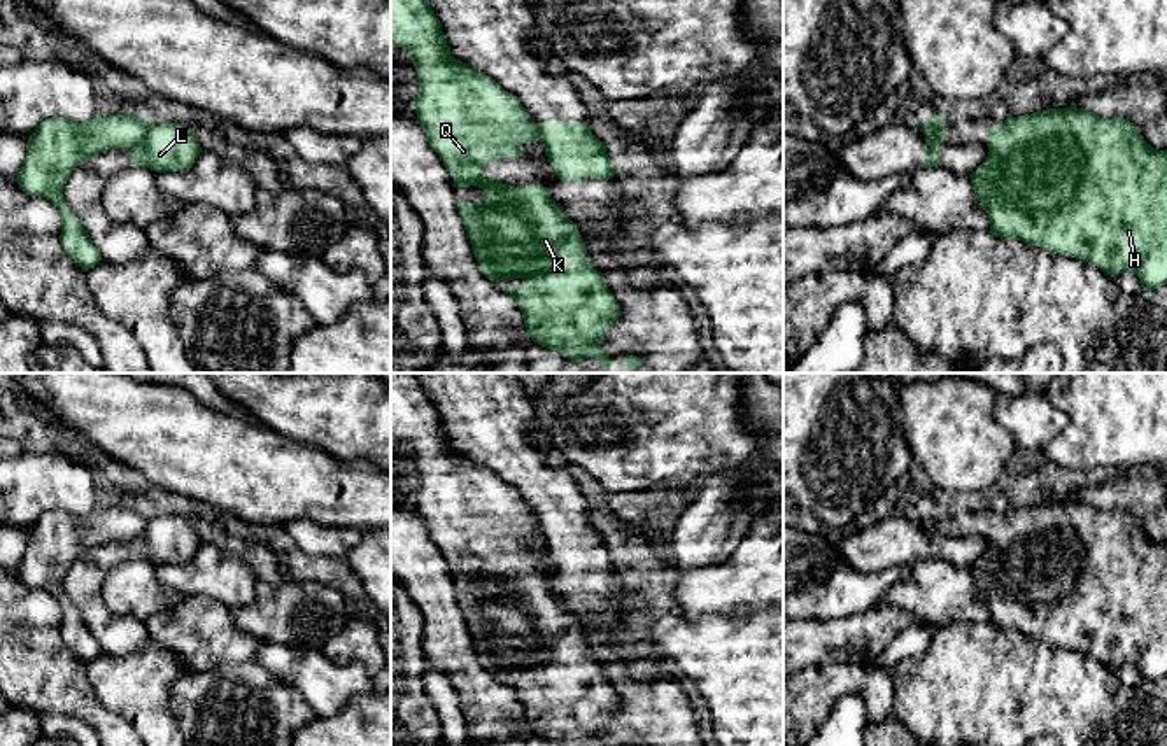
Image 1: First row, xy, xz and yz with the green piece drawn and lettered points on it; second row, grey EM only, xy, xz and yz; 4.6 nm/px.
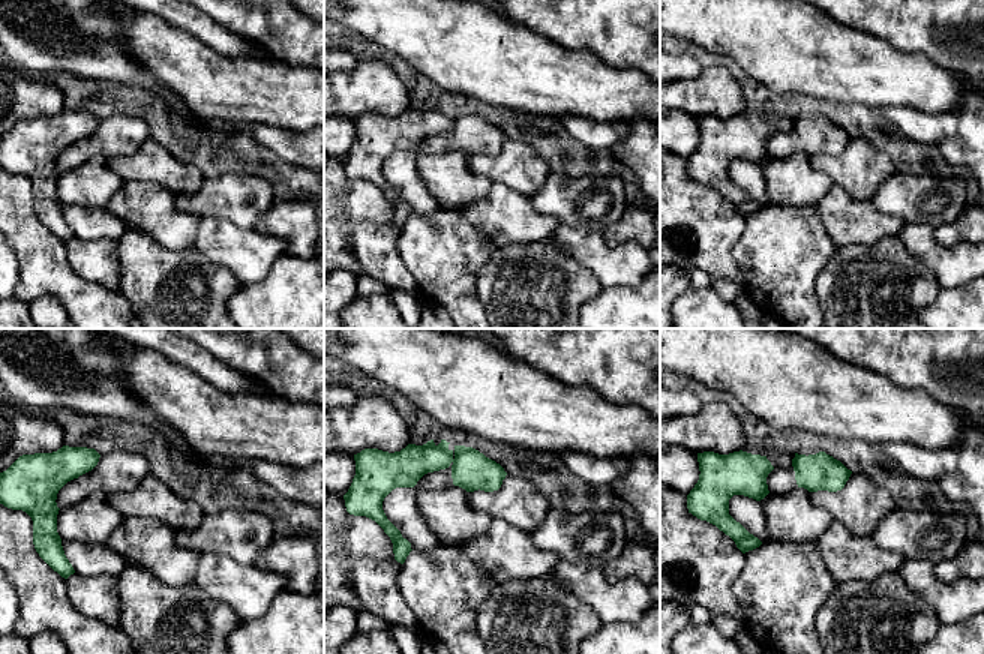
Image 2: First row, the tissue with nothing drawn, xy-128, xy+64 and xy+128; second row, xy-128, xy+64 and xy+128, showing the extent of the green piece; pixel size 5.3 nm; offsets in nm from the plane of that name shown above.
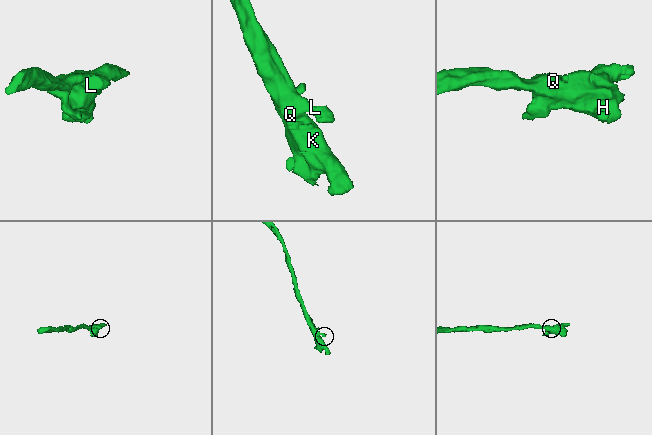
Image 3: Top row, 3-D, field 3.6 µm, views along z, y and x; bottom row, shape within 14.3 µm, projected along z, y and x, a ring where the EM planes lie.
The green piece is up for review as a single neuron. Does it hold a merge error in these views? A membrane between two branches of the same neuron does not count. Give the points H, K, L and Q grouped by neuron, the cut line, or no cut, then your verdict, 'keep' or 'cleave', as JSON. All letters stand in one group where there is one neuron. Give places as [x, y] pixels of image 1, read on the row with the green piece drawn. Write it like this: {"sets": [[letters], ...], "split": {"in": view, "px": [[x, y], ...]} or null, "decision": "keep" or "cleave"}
{"sets": [["H", "K", "Q"], ["L"]], "split": {"in": "xy", "px": [[146, 133], [128, 149]]}, "decision": "cleave"}

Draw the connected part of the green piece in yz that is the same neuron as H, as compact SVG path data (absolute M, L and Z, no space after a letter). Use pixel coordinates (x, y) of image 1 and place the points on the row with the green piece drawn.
M1078 107L1048 109L1011 117L999 128L990 128L987 145L987 159L969 177L981 208L988 214L992 235L1013 242L1020 240L1030 247L1046 249L1067 257L1076 257L1100 268L1111 277L1123 271L1135 273L1144 292L1151 292L1167 282L1167 151L1153 149L1130 121L1123 117L1104 119Z

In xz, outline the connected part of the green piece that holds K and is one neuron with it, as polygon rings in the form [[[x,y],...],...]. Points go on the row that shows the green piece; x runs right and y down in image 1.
[[[391,0],[391,46],[405,49],[417,70],[417,121],[429,145],[452,173],[454,187],[484,189],[484,203],[457,203],[471,250],[491,282],[524,278],[524,287],[505,287],[519,305],[531,340],[566,354],[573,362],[594,357],[605,371],[615,364],[599,340],[620,315],[605,277],[589,259],[584,238],[540,184],[515,187],[498,177],[485,179],[482,168],[505,158],[524,156],[520,144],[538,140],[534,121],[520,100],[499,88],[450,53],[440,19],[428,0]]]

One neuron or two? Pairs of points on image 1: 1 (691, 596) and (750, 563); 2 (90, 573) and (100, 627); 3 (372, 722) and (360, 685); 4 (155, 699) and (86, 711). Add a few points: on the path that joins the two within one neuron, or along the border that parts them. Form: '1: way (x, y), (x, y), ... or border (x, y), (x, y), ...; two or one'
1: way (705, 591), (724, 589), (736, 577); one
2: way (90, 587), (90, 605), (95, 613); one
3: border (372, 690), (356, 696), (342, 710), (328, 717); two
4: border (86, 671), (95, 697), (134, 727); two

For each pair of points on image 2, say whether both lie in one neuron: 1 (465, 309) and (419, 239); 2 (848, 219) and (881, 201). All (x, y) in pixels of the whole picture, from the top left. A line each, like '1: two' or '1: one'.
1: one
2: two

